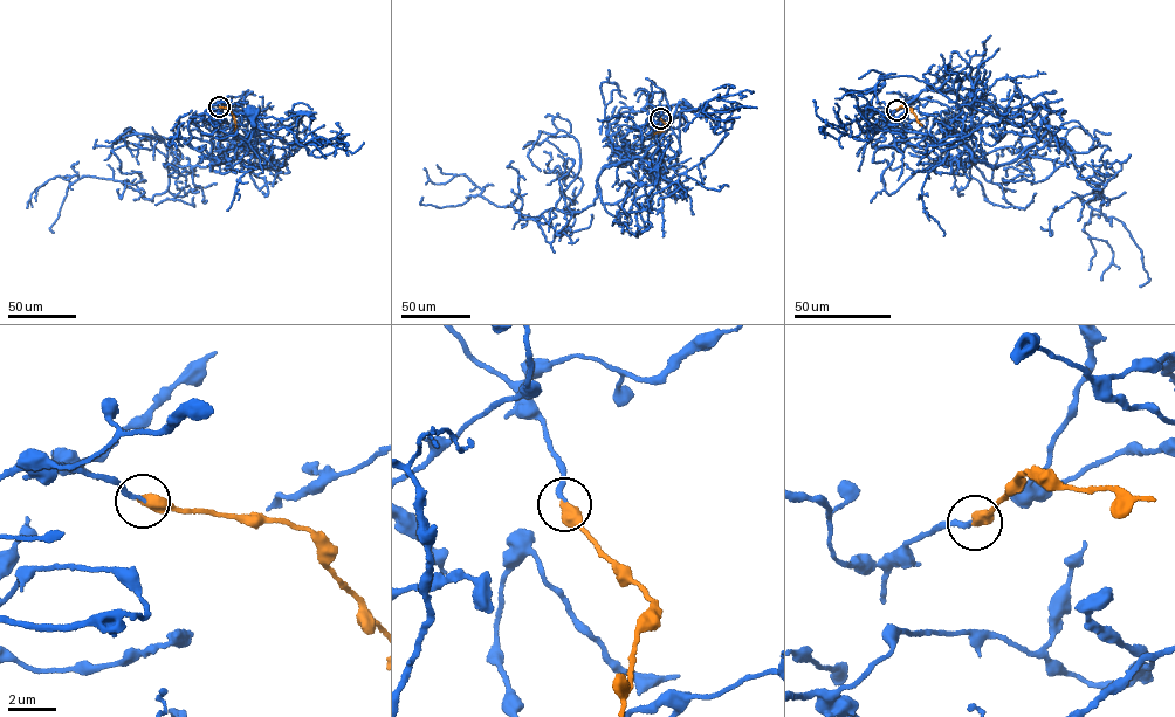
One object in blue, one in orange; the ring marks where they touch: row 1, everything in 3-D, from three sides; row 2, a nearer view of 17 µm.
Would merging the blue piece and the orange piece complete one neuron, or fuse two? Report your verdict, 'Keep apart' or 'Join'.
Join

